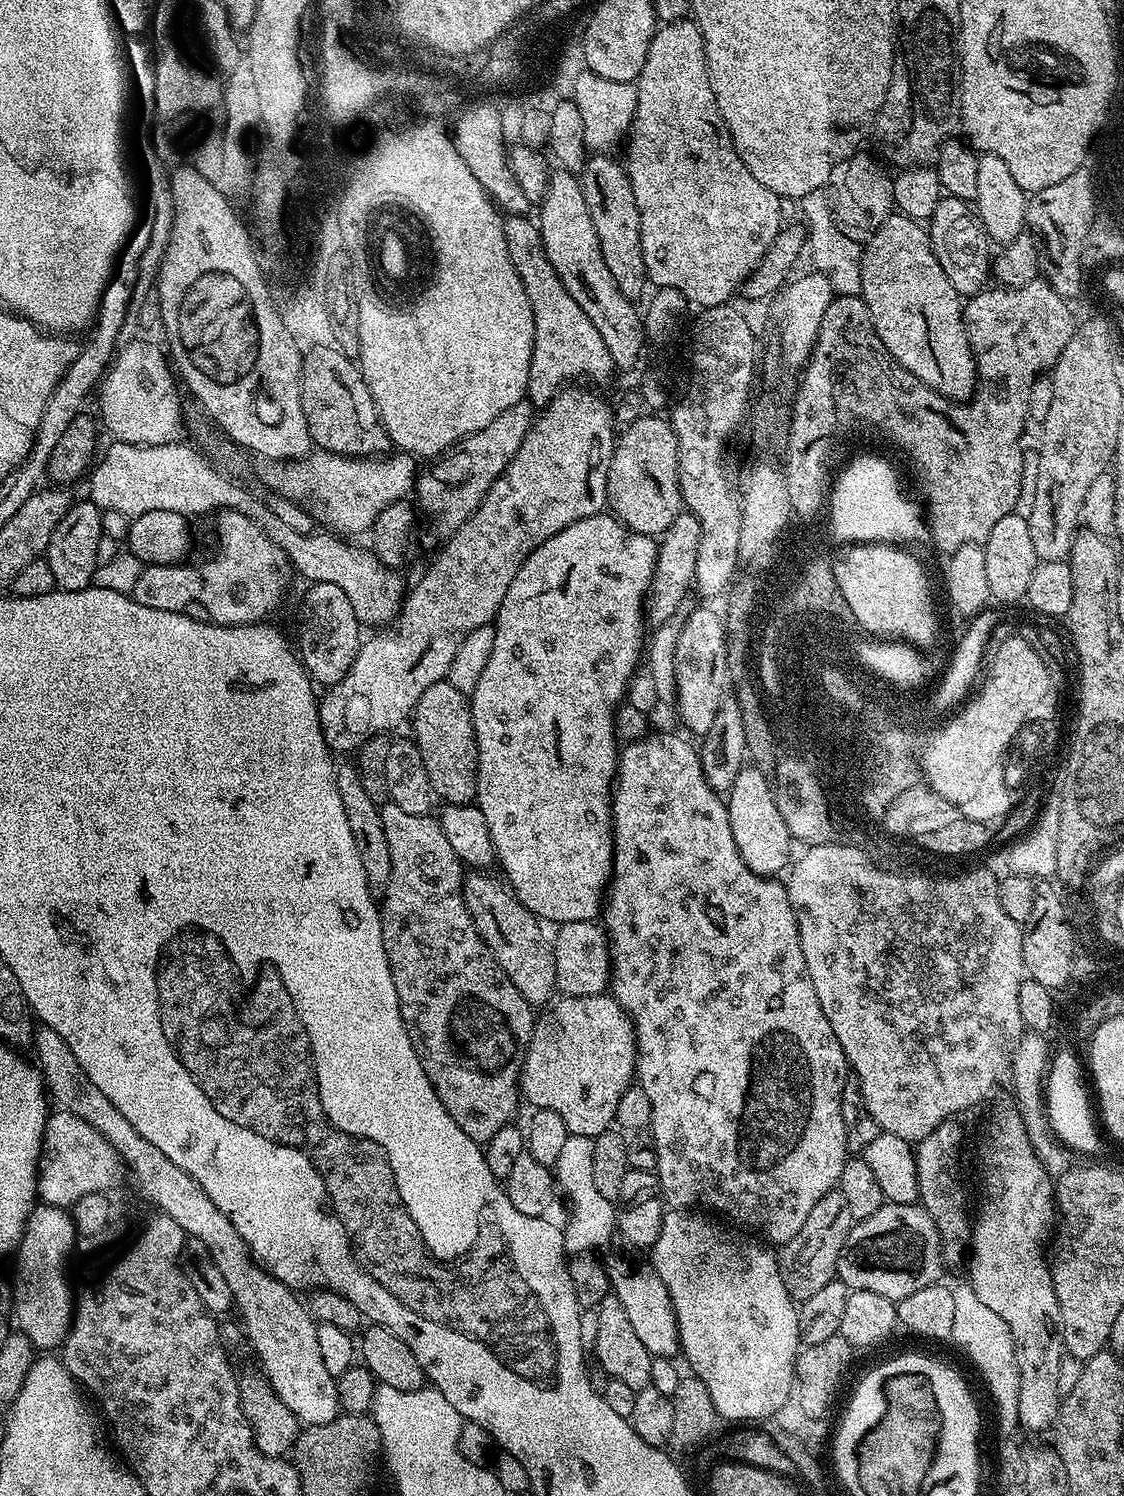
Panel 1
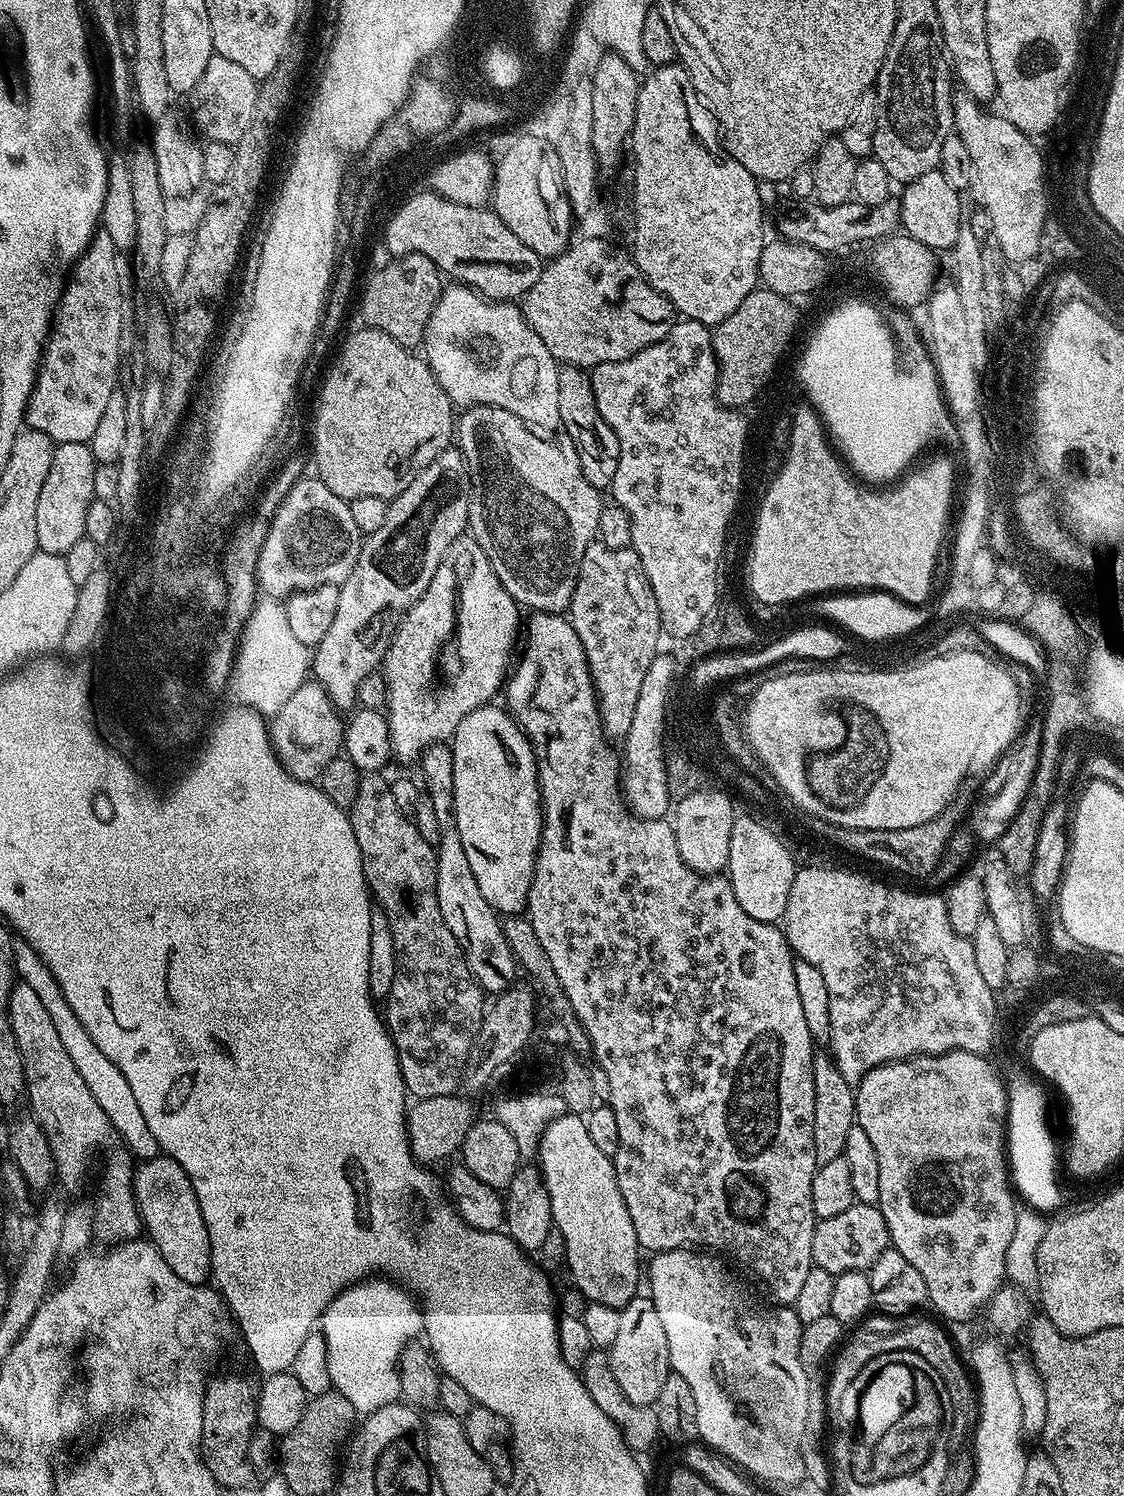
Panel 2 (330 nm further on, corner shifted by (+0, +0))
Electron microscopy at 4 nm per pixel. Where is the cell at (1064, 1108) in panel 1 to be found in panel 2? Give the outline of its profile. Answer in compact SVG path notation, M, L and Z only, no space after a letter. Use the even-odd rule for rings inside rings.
M1016 1068L1006 1076L1005 1092L1008 1102L1006 1129L1006 1155L1009 1160L1010 1179L1017 1195L1036 1211L1052 1214L1065 1205L1066 1199L1057 1183L1056 1144L1048 1128L1046 1098L1039 1084L1031 1076Z

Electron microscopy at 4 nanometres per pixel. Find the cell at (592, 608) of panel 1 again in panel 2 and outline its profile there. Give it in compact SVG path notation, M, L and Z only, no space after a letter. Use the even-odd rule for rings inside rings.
M489 702L466 714L450 741L454 758L454 810L458 834L466 849L470 870L482 890L482 898L490 902L497 914L515 916L528 907L528 891L540 849L540 831L544 825L544 810L540 802L540 779L536 776L536 755L528 735L516 719L503 707Z

